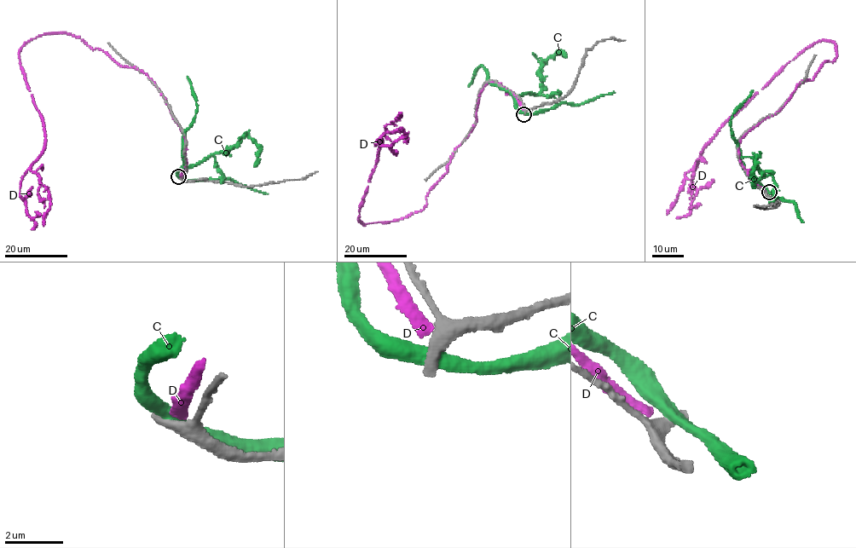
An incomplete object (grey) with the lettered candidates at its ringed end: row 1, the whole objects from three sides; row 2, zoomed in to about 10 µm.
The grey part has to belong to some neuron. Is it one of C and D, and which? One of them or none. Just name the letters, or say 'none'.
none

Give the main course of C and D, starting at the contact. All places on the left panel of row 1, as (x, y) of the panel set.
C: (180, 177), (177, 173), (185, 167), (220, 152), (226, 152), (245, 137), (258, 148), (255, 166)
D: (181, 177), (186, 141), (146, 74), (80, 37), (38, 35), (19, 54), (44, 134), (20, 183), (31, 229)

